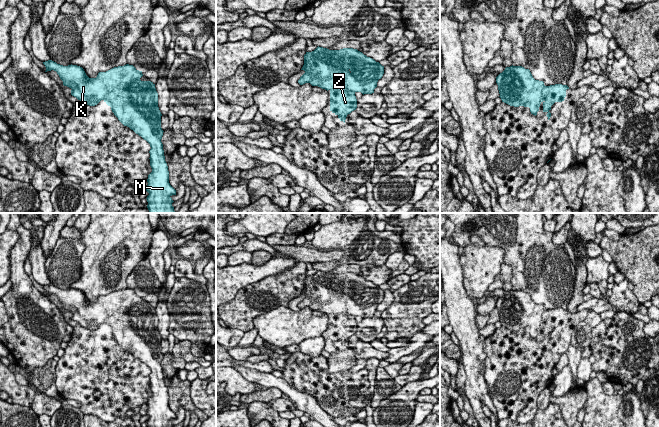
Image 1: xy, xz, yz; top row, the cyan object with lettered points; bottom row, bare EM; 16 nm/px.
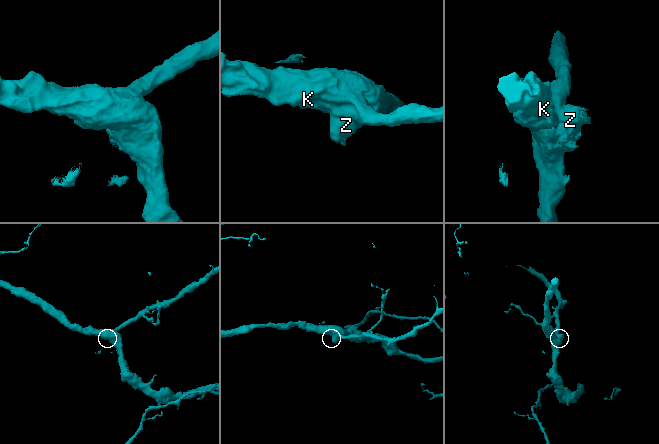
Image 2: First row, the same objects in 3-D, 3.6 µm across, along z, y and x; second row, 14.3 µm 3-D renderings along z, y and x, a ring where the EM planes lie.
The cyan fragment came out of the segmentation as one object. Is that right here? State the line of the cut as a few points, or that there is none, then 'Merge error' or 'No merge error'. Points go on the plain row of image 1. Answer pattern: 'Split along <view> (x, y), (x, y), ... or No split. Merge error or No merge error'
Split along yz (544, 309), (537, 326), (530, 326), (524, 316), (514, 325). Merge error

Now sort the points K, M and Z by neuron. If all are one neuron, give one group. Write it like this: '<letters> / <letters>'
K M / Z

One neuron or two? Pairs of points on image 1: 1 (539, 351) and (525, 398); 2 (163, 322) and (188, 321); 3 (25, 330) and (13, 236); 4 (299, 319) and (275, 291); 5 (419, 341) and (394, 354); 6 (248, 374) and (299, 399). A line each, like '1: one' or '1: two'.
1: one
2: two
3: two
4: two
5: one
6: one

